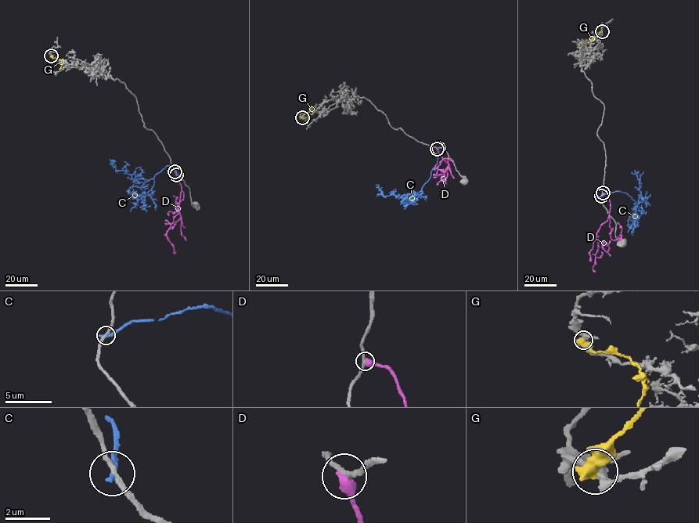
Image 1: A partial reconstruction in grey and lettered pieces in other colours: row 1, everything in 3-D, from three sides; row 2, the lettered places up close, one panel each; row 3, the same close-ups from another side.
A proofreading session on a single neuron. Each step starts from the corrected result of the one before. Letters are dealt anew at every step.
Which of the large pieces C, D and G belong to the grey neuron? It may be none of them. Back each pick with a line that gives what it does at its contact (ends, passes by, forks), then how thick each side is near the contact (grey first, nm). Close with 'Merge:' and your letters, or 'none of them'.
Merge: none of them

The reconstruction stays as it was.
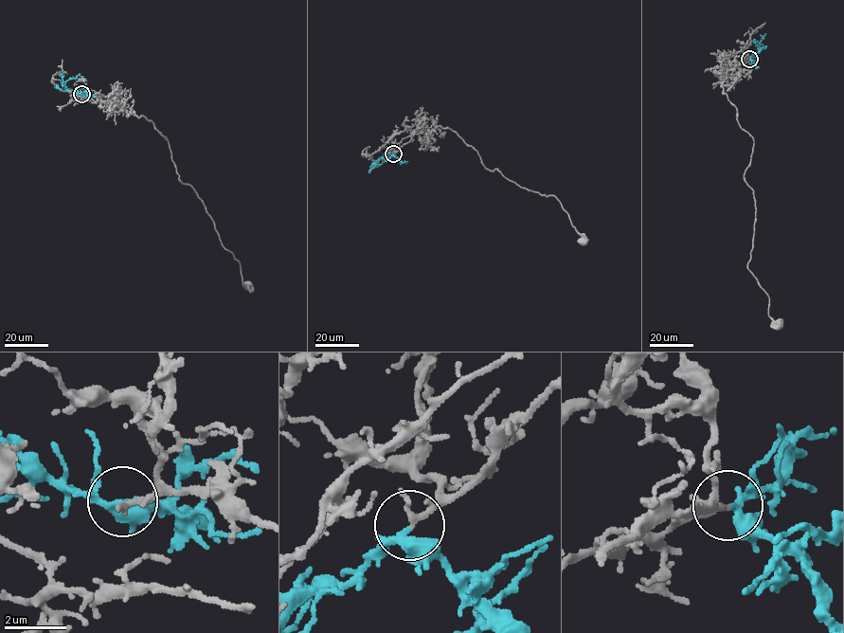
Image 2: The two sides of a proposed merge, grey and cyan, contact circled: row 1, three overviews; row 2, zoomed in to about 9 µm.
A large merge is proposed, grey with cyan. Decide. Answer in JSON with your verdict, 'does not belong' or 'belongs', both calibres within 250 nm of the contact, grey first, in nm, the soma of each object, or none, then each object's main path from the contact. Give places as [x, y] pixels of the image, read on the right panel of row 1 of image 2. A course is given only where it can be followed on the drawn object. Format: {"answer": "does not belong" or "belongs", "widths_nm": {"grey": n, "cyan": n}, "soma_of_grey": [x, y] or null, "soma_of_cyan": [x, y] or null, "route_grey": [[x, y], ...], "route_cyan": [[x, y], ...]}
{"answer": "belongs", "widths_nm": {"grey": 150, "cyan": 260}, "soma_of_grey": [779, 323], "soma_of_cyan": null, "route_grey": [[749, 59], [727, 66], [721, 86], [754, 141], [744, 174], [755, 211], [747, 268], [780, 323]], "route_cyan": [[749, 59], [759, 51], [755, 44]]}

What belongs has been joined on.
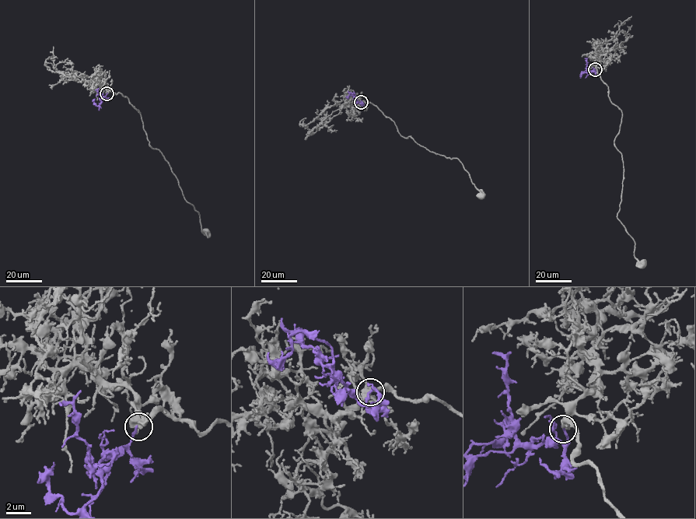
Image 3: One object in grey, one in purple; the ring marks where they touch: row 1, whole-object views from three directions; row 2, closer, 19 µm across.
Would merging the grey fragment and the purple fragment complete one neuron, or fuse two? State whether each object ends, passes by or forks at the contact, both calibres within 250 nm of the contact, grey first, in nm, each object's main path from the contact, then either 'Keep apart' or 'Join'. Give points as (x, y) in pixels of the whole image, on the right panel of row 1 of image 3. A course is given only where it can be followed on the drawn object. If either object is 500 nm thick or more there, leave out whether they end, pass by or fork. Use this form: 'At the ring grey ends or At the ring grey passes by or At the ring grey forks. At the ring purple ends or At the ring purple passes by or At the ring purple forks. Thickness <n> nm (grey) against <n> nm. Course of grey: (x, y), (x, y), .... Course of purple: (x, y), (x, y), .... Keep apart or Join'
At the ring grey passes by. At the ring purple ends. Thickness 440 nm (grey) against 200 nm. Course of grey: (595, 69), (621, 110), (614, 141), (624, 171), (617, 218), (634, 240), (634, 256), (643, 263). Course of purple: (595, 69), (595, 71), (581, 73), (586, 70), (585, 66). Join

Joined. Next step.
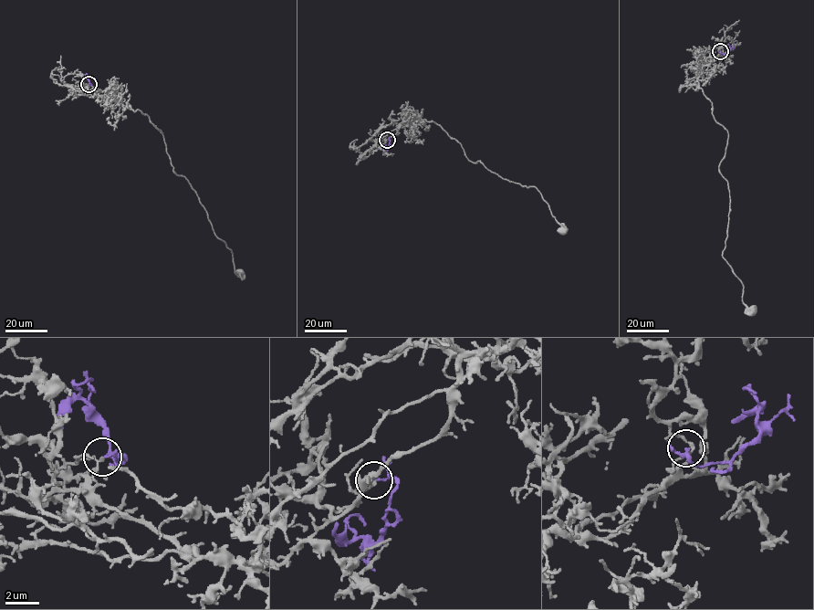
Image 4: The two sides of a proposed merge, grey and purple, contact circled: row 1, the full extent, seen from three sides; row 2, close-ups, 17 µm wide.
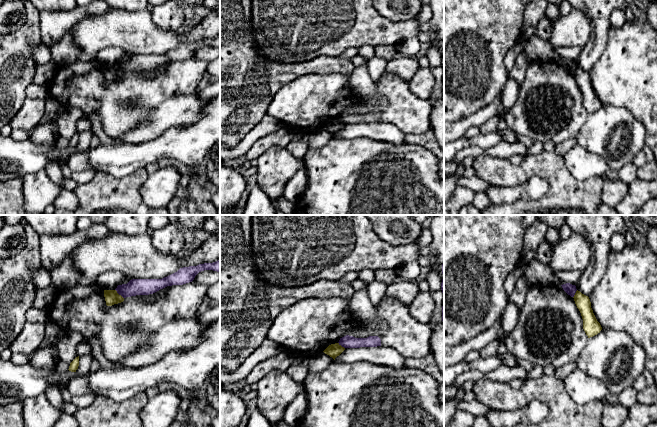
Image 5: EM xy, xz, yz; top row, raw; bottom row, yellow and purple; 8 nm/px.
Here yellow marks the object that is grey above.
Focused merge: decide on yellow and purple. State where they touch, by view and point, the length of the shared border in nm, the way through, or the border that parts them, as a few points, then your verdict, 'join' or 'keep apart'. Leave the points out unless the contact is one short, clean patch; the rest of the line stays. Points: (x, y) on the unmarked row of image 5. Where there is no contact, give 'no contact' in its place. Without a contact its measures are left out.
xy (118, 70) | 100 nm | along xy (115, 65), (123, 74) | keep apart

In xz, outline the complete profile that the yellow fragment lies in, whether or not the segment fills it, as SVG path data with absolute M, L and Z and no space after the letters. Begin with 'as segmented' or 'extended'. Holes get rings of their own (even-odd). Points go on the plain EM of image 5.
as segmented; M339 119L329 121L323 128L334 136L337 132L339 132L345 126Z

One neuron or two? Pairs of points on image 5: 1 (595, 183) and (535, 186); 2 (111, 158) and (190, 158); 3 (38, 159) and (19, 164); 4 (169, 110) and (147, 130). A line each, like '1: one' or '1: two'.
1: two
2: one
3: one
4: one

